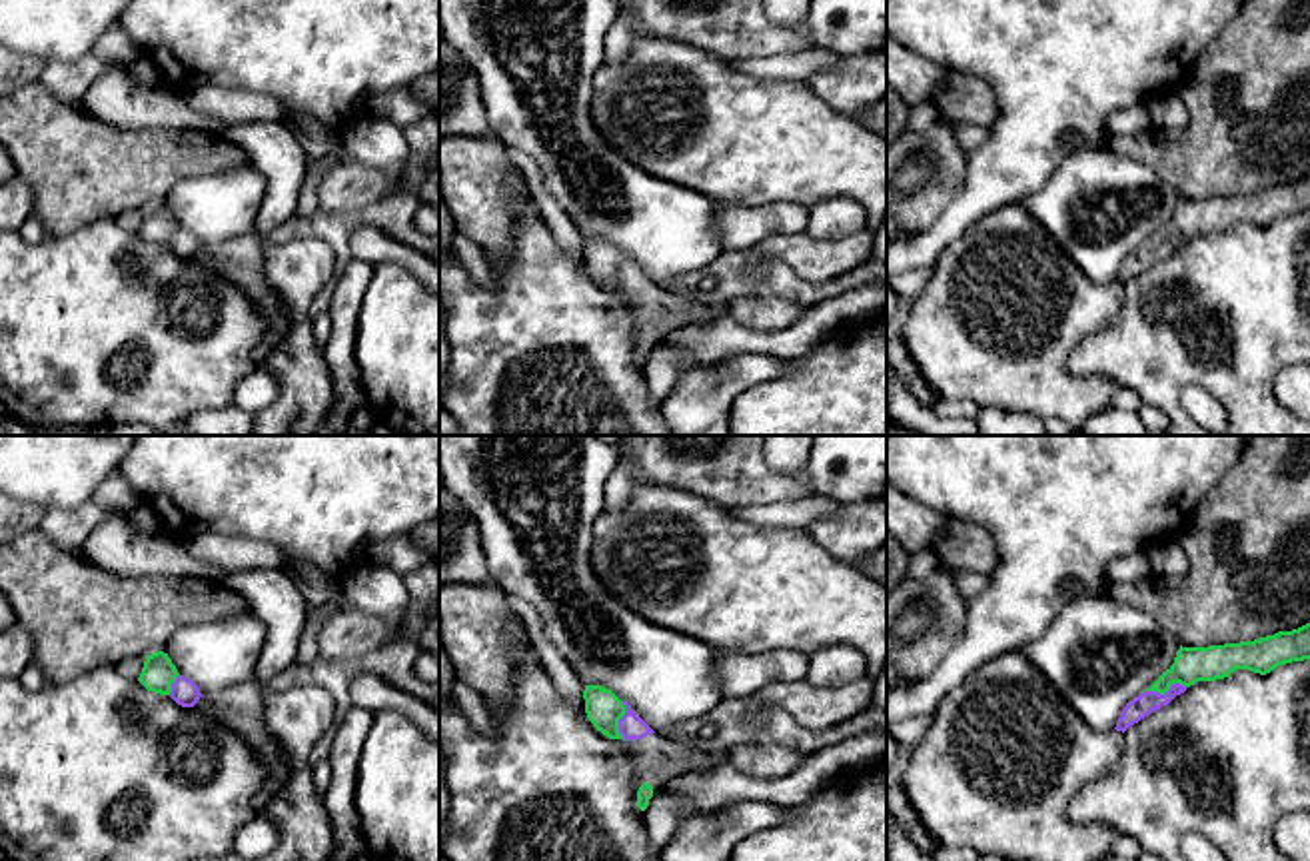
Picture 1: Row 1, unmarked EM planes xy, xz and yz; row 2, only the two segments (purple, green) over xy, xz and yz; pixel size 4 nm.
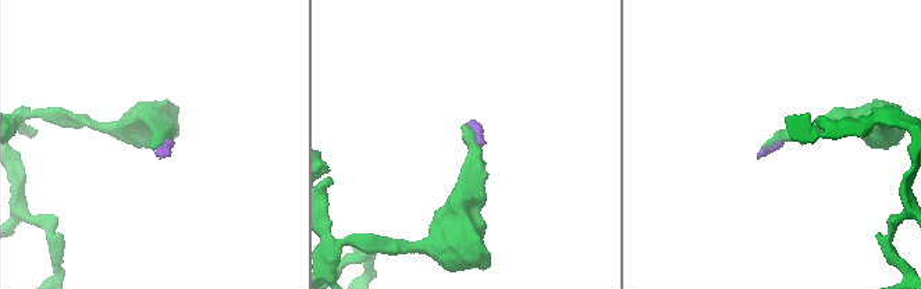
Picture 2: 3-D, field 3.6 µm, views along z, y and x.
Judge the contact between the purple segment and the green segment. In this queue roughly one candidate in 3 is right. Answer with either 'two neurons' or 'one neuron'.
one neuron

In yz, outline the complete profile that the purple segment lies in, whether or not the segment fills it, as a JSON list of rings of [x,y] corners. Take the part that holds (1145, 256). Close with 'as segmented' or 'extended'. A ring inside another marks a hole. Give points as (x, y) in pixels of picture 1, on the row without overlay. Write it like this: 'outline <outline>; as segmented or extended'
outline [[[1310,176],[1254,194],[1208,200],[1180,198],[1174,216],[1144,246],[1126,256],[1114,282],[1124,286],[1198,234],[1224,232],[1236,222],[1266,228],[1278,218],[1304,212],[1310,212]]]; extended

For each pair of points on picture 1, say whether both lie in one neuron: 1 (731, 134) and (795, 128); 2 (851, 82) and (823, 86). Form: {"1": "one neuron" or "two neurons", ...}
{"1": "one neuron", "2": "one neuron"}

